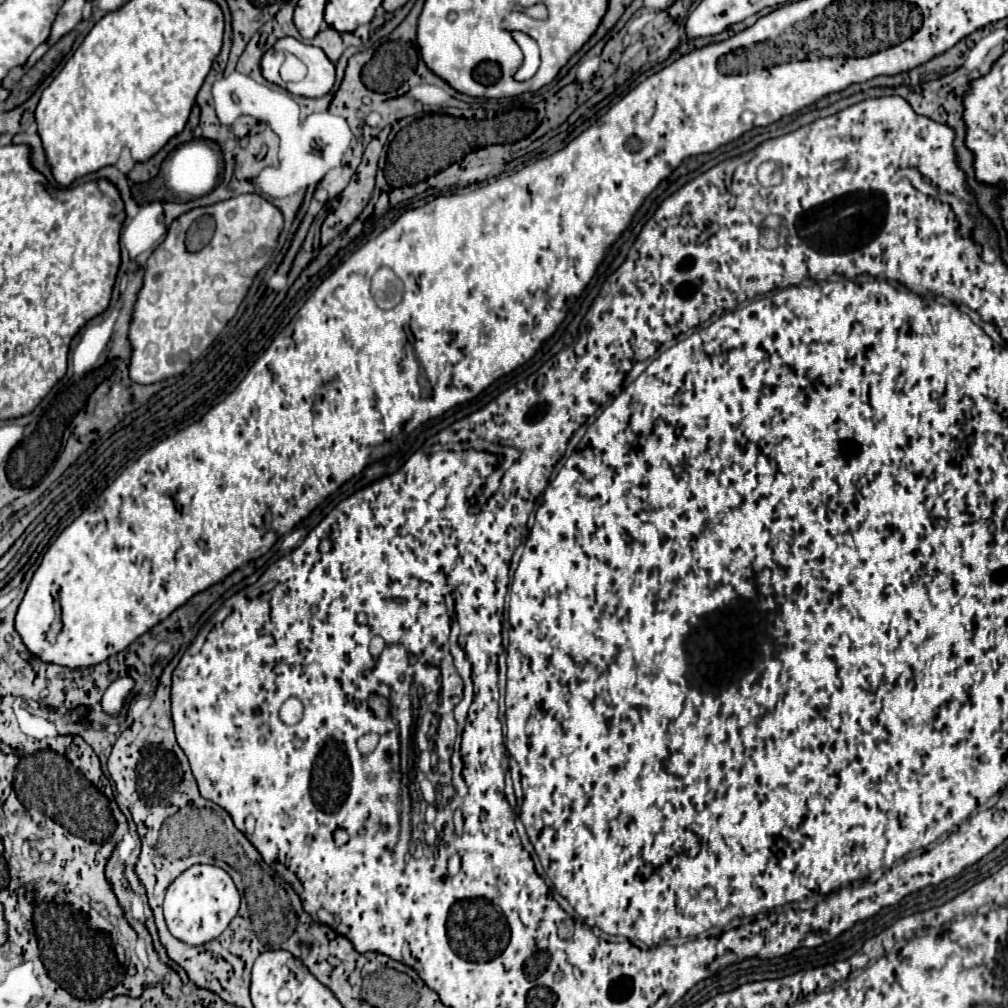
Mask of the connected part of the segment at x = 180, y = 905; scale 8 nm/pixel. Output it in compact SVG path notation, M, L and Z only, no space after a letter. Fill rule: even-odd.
M194 864L172 881L164 899L164 921L168 931L186 945L204 945L216 939L236 917L241 896L232 877L220 867Z

